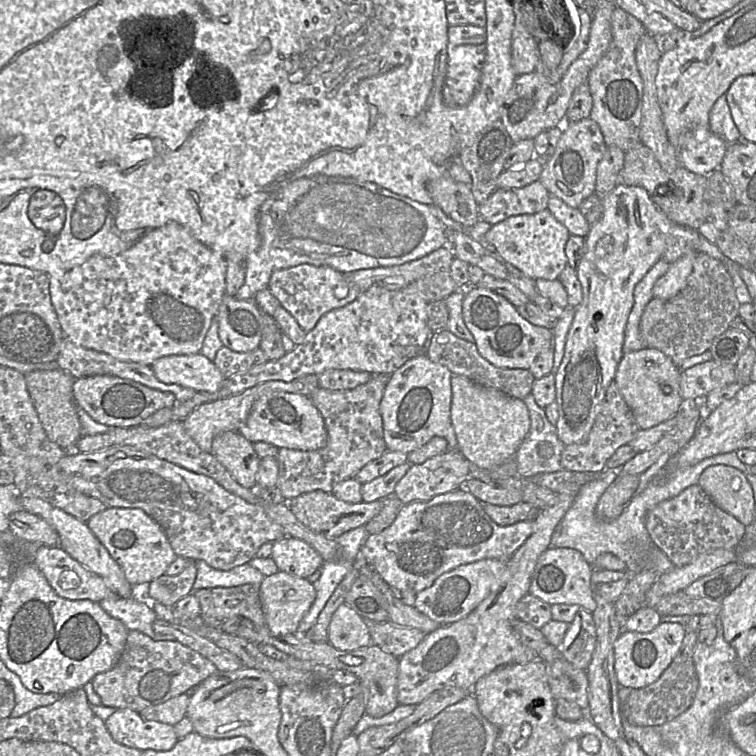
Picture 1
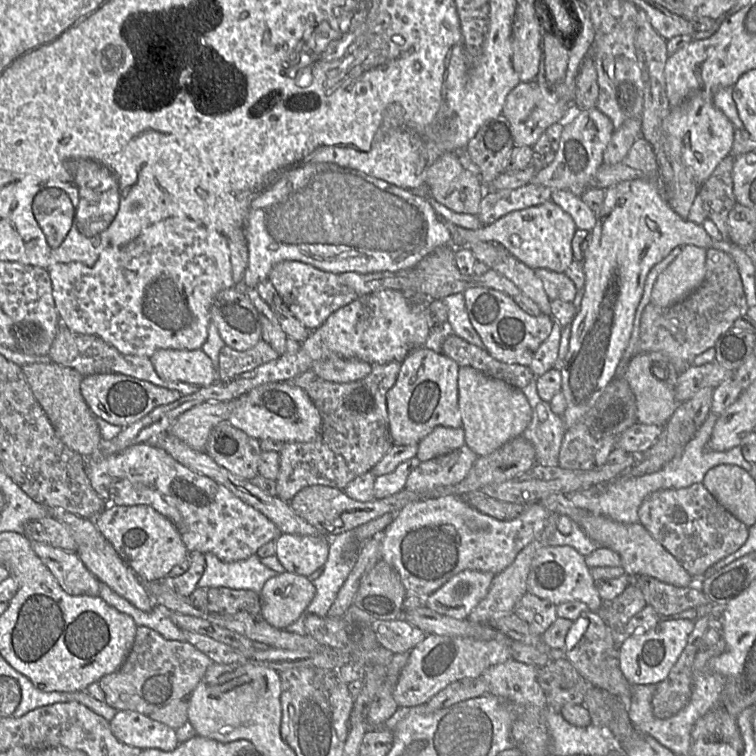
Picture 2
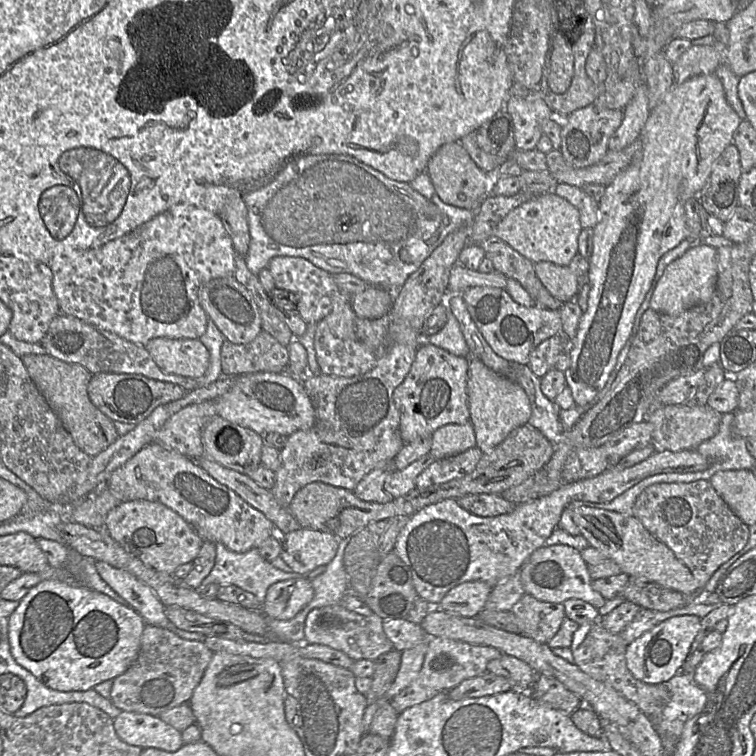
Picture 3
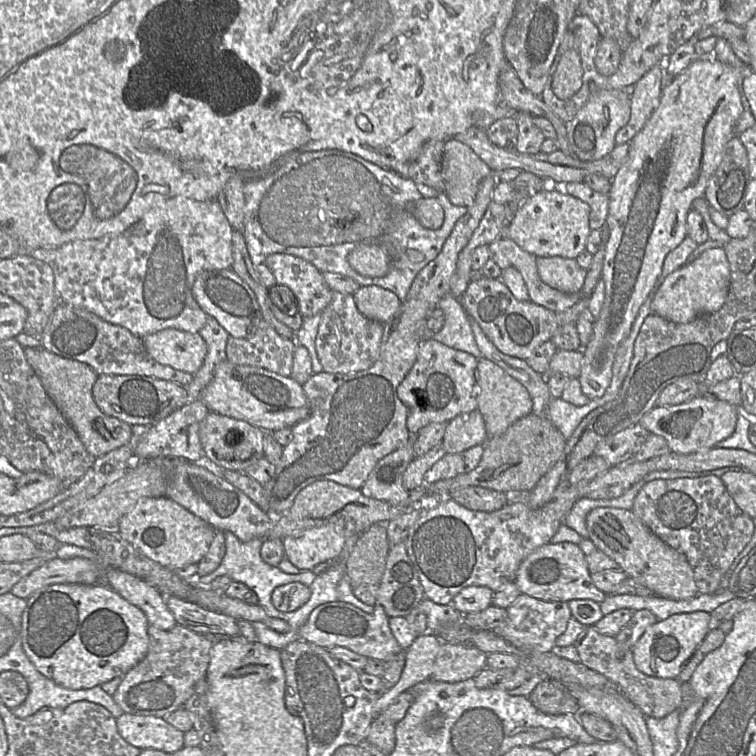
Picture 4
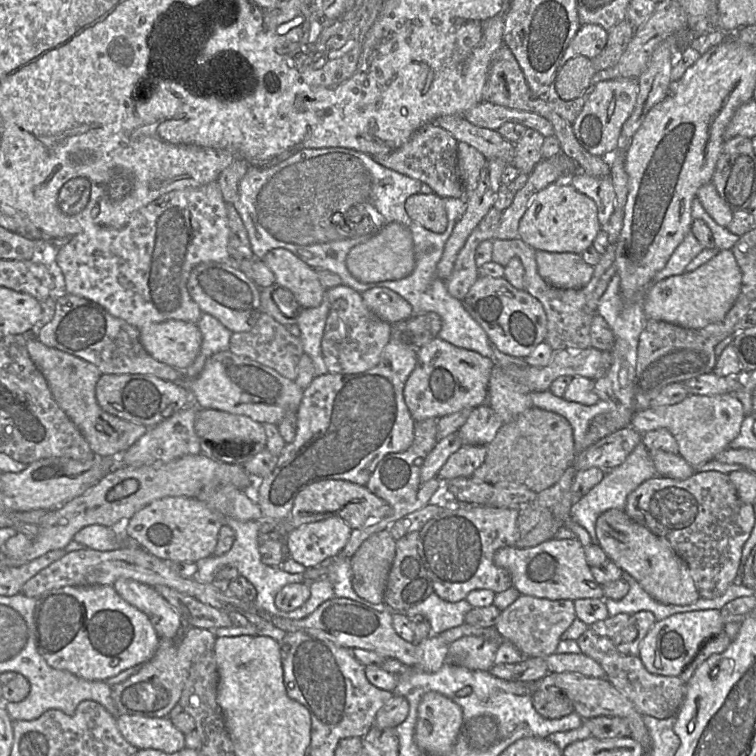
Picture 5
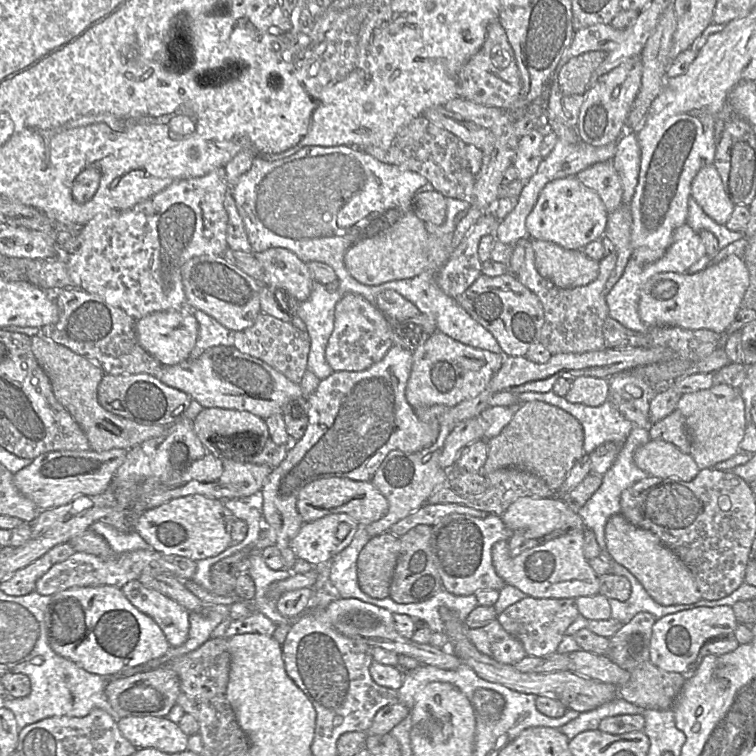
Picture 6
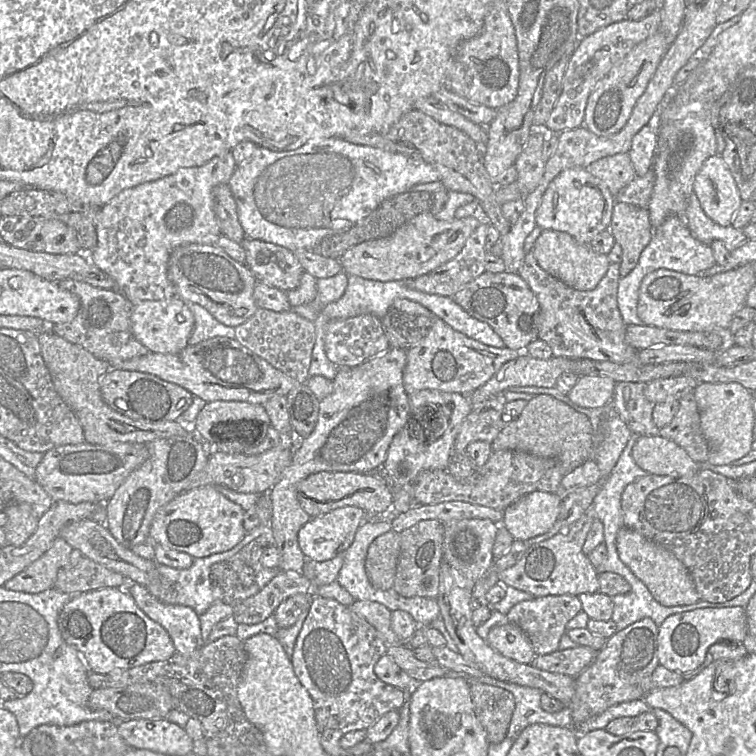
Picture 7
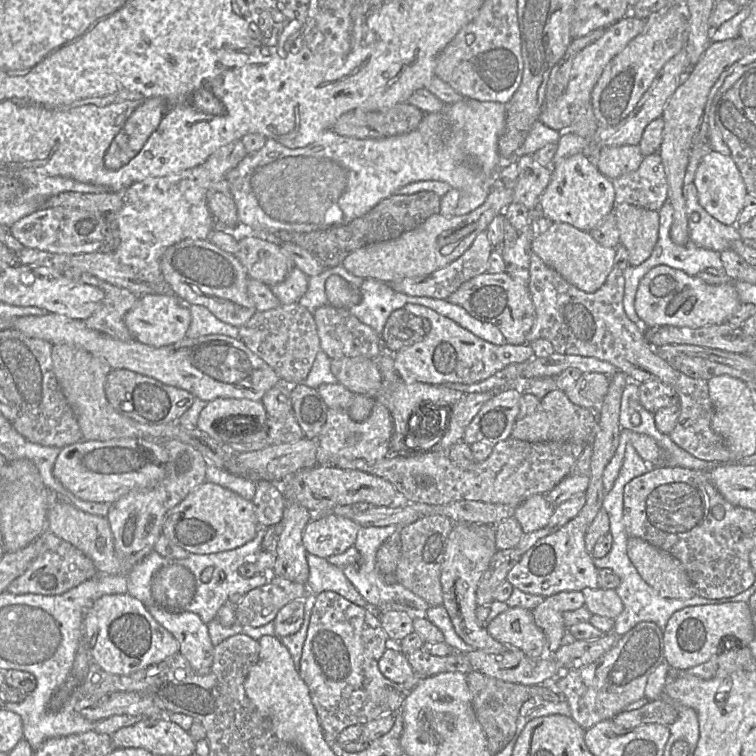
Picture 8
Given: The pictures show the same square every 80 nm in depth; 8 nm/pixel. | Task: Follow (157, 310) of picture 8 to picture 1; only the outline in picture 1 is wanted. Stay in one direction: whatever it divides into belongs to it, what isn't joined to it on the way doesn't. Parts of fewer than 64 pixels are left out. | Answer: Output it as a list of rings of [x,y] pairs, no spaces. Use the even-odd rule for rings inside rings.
[[[200,352],[158,358],[152,363],[152,369],[159,381],[178,384],[197,392],[214,393],[224,381],[219,369]]]

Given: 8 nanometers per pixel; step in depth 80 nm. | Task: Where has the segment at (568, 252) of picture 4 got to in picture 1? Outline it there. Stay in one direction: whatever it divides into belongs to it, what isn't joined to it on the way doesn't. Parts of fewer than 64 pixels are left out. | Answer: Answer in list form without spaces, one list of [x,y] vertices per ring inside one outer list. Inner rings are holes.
[[[546,208],[534,214],[510,216],[492,225],[483,238],[508,263],[515,266],[527,277],[555,280],[567,266],[565,245],[570,237],[568,229]]]

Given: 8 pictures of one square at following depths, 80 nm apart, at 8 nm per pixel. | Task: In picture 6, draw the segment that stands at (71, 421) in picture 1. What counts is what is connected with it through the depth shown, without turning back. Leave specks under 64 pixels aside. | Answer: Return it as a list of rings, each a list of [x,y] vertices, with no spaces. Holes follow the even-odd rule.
[[[41,334],[31,338],[31,349],[50,380],[55,398],[79,424],[91,449],[99,452],[114,448],[130,449],[146,440],[162,436],[166,432],[168,426],[139,424],[104,409],[98,401],[97,388],[105,374],[98,365],[87,358]]]

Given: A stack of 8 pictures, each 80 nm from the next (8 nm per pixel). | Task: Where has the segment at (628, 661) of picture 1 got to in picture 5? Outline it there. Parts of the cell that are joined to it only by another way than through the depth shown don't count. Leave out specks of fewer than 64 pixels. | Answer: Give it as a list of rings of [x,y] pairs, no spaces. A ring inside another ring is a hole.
[[[697,610],[676,613],[664,620],[656,621],[639,645],[638,657],[652,674],[680,676],[688,667],[702,645],[713,636],[724,631],[720,610]]]

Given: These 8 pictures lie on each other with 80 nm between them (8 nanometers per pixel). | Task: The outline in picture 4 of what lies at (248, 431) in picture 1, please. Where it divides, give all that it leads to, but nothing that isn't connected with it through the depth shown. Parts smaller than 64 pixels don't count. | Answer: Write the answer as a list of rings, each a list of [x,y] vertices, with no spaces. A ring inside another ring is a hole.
[[[227,360],[217,366],[211,382],[202,390],[200,399],[210,411],[248,422],[262,430],[293,427],[309,415],[303,385],[292,377],[263,368],[235,365]]]

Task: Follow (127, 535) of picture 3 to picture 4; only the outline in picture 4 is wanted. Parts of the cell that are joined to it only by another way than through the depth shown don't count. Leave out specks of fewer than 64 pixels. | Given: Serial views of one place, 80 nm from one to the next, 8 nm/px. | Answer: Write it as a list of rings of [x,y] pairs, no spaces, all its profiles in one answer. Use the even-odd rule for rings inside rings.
[[[166,496],[140,499],[121,518],[116,530],[148,558],[172,570],[187,564],[198,564],[208,552],[216,533],[204,520]]]

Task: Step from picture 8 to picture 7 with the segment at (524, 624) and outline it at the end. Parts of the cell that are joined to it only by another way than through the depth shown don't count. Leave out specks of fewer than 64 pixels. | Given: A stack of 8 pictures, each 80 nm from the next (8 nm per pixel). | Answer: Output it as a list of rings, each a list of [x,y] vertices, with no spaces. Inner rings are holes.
[[[513,623],[491,628],[487,641],[503,656],[520,663],[531,664],[536,656],[527,635]]]

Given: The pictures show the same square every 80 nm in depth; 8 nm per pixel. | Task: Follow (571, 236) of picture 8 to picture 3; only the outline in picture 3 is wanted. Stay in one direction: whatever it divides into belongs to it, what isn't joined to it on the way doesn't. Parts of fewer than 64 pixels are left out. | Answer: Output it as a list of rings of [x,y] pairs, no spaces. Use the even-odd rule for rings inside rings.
[[[549,261],[535,263],[535,273],[550,294],[561,301],[574,301],[579,292],[579,278],[568,266]]]

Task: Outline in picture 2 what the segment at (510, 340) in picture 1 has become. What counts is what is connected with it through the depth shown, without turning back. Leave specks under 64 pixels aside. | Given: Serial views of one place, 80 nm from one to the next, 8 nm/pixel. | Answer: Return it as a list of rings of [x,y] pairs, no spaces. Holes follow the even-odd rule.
[[[476,287],[463,293],[465,306],[474,329],[486,351],[496,360],[529,366],[539,346],[549,337],[555,320],[549,313],[531,316],[507,294],[495,289]]]

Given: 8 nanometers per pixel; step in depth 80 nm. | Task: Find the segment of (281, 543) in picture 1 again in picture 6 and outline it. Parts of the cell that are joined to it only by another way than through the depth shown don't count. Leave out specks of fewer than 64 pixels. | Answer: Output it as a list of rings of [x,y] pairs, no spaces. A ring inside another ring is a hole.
[[[345,513],[330,514],[318,520],[304,523],[295,538],[292,540],[293,551],[295,552],[297,558],[303,559],[313,566],[323,564],[332,560],[335,555],[350,545],[359,527],[365,526],[360,526],[351,516]]]

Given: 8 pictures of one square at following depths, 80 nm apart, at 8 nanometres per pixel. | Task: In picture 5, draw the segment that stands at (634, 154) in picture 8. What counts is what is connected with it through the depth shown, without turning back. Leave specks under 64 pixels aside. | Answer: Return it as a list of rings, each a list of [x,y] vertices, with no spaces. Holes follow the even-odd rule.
[[[576,172],[567,179],[578,192],[591,198],[598,211],[598,221],[606,227],[615,210],[616,193],[611,176],[593,177]]]

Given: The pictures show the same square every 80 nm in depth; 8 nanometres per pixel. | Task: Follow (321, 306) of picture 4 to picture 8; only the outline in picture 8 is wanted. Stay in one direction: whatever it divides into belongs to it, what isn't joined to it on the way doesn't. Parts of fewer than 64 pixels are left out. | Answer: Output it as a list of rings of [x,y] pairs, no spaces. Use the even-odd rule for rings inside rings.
[[[245,232],[238,236],[237,242],[235,256],[244,266],[249,278],[261,281],[269,287],[285,280],[294,267],[292,259],[274,240]]]

